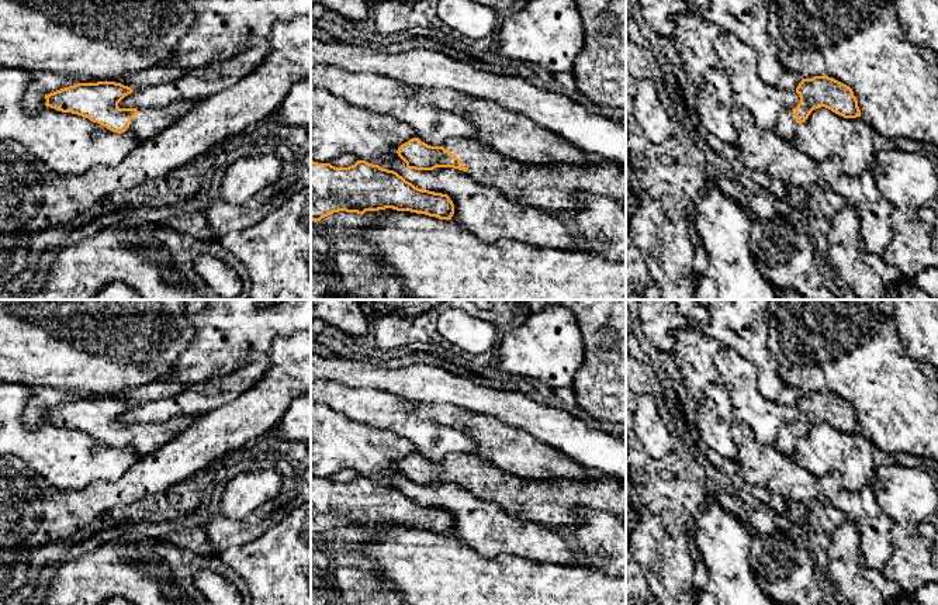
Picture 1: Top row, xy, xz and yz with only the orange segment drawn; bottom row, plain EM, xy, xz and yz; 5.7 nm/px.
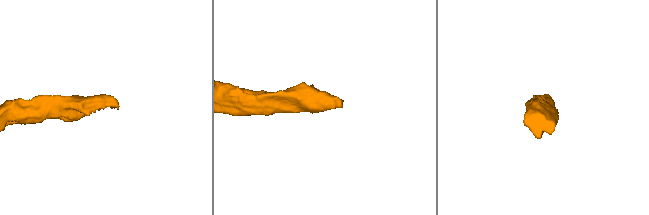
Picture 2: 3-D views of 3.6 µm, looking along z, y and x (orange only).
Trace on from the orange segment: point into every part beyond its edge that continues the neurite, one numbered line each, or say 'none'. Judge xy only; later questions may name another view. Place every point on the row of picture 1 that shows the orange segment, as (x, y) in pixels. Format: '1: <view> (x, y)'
1: xy (149, 121)

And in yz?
1: yz (786, 125)

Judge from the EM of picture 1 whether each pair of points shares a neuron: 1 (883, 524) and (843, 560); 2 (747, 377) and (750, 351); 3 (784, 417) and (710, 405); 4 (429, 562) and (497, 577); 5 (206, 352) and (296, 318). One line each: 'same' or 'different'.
1: different
2: different
3: different
4: same
5: same

